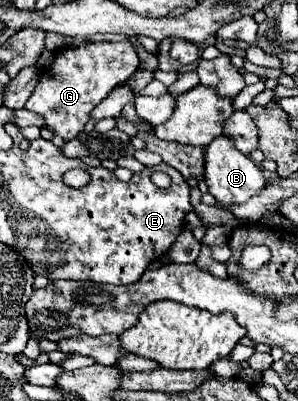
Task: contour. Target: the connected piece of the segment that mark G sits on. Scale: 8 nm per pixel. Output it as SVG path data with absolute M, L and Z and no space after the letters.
M129 40L85 42L77 48L63 48L55 54L53 66L47 72L43 72L39 86L33 90L25 108L41 114L47 120L47 126L63 140L71 140L89 122L89 112L115 86L125 84L137 68L139 68L139 56Z

